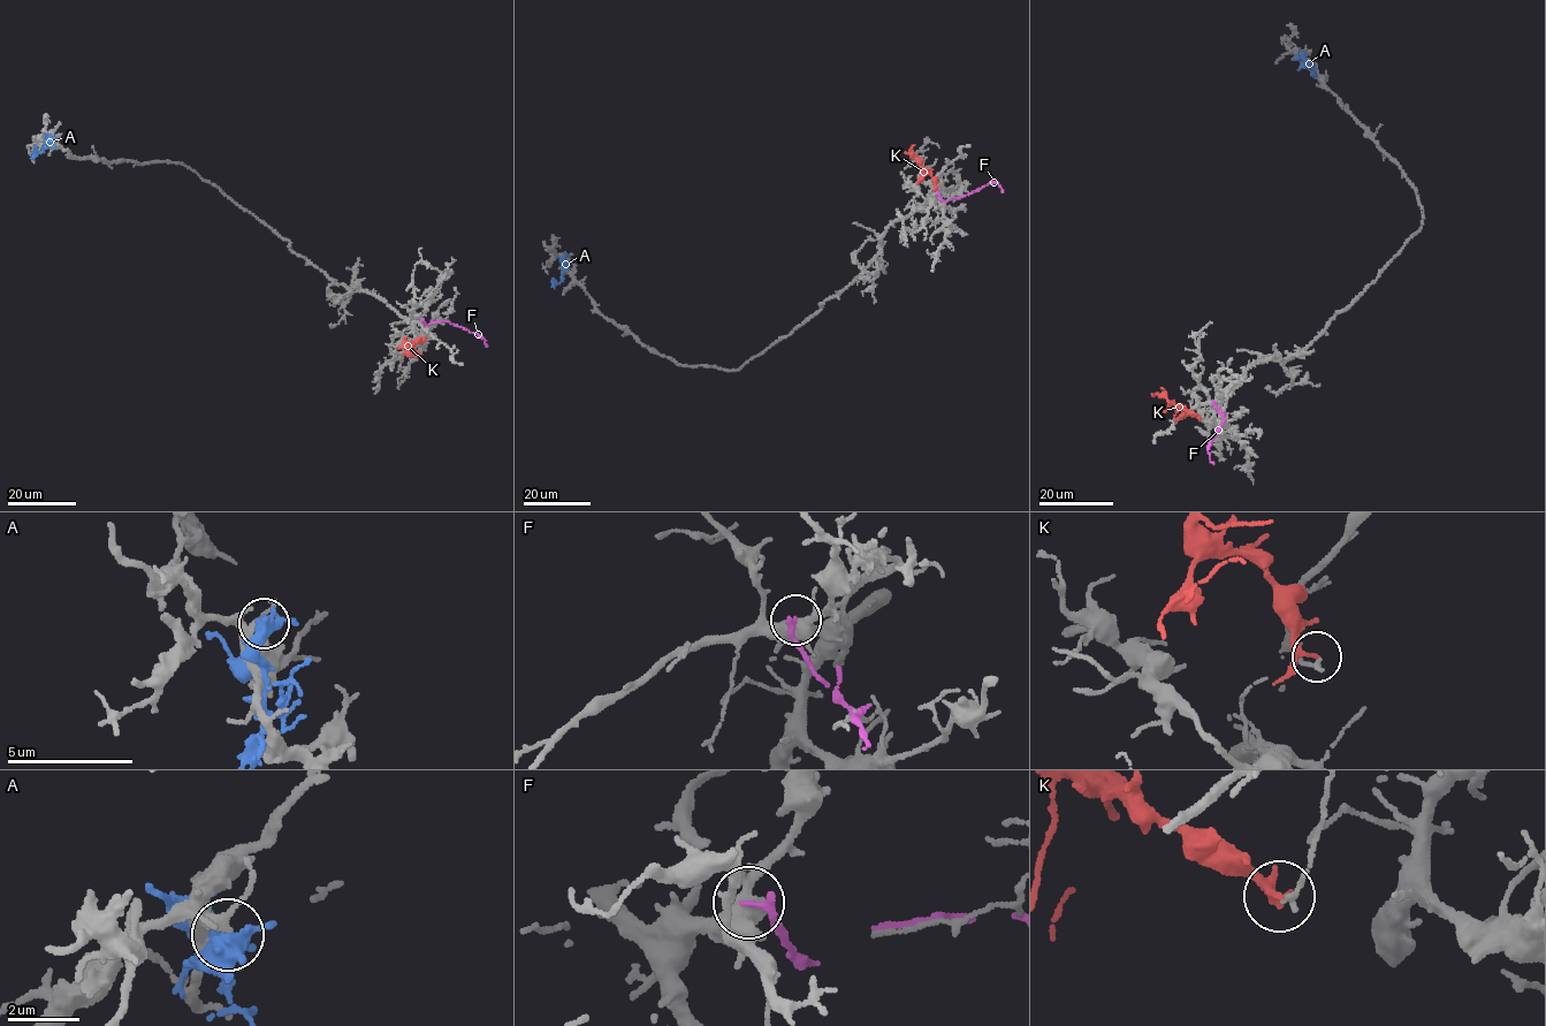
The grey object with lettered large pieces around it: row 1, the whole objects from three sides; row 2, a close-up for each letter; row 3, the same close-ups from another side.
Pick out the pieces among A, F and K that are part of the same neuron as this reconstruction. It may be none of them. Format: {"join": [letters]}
{"join": []}

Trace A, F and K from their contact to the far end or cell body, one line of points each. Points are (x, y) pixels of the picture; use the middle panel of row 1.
A: (564, 255), (562, 280), (554, 284), (555, 288)
F: (934, 191), (947, 200), (994, 182), (1003, 191)
K: (938, 187), (909, 152), (915, 145)

